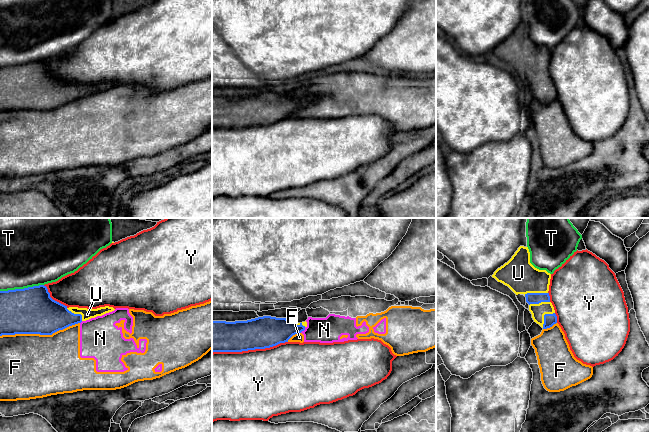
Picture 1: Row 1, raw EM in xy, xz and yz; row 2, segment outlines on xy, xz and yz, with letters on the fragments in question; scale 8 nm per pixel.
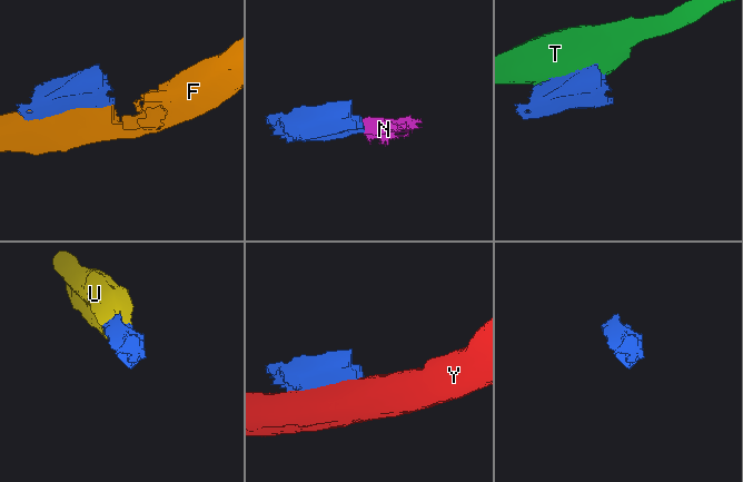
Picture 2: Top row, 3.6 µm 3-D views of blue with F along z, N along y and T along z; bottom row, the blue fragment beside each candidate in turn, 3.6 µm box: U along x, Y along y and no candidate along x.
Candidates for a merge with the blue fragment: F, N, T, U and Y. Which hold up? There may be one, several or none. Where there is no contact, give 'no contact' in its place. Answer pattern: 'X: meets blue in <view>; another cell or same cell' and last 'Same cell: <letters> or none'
F: meets blue in xy; another cell
N: meets blue in xz; another cell
T: meets blue in xy; another cell
U: meets blue in yz; same cell
Y: meets blue in xz; another cell
Same cell: U

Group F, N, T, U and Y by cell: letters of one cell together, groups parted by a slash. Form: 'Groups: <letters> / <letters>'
Groups: F N / T / U / Y

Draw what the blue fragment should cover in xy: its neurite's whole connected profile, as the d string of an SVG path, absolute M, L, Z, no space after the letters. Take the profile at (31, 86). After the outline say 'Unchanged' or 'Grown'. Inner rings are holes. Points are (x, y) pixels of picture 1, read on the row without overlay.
M44 61L0 67L0 112L52 111L114 86L109 82L97 85L68 84L53 76Z. Grown

